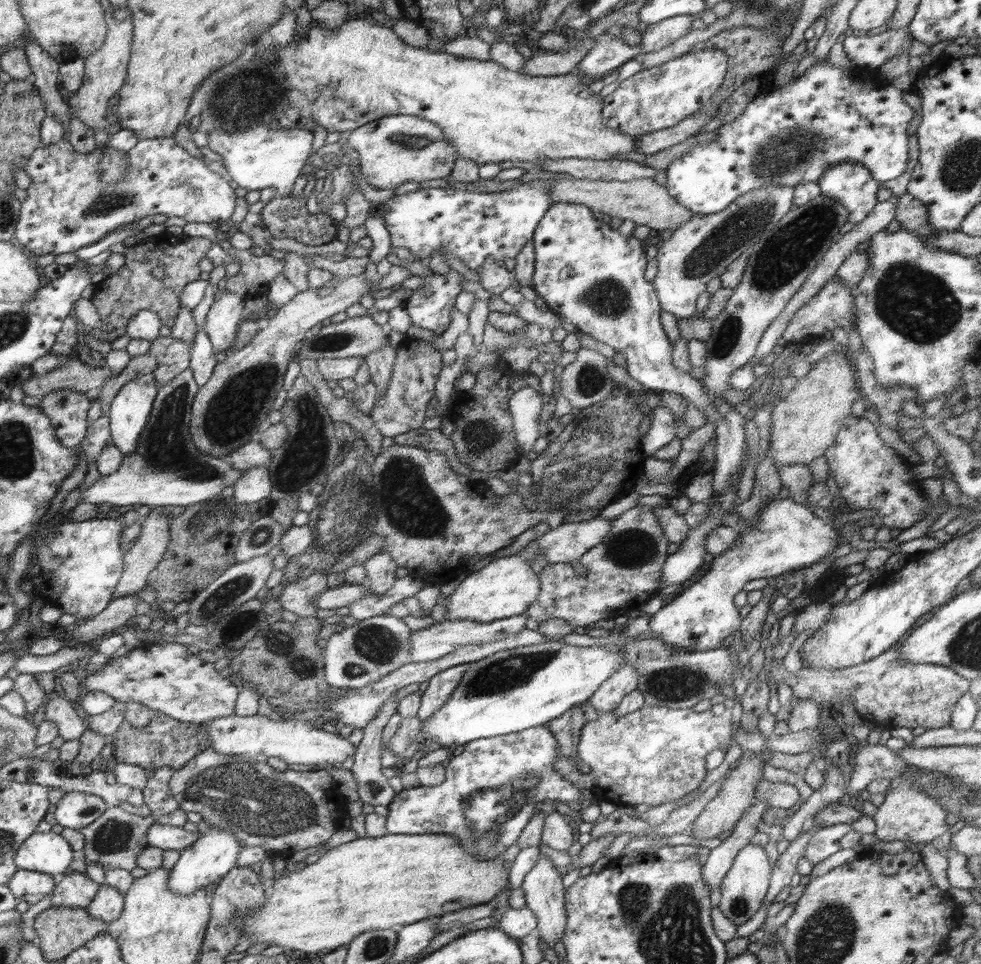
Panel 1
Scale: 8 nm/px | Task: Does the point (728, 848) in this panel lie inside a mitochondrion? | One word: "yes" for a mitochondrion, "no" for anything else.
no

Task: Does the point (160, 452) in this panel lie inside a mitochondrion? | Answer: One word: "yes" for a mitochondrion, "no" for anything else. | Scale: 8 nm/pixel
yes

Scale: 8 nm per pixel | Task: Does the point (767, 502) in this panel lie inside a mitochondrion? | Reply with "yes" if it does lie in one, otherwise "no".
no

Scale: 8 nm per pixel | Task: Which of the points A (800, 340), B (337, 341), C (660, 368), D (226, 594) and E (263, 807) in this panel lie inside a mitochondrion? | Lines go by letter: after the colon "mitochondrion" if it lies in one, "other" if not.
A: other
B: mitochondrion
C: other
D: mitochondrion
E: mitochondrion

